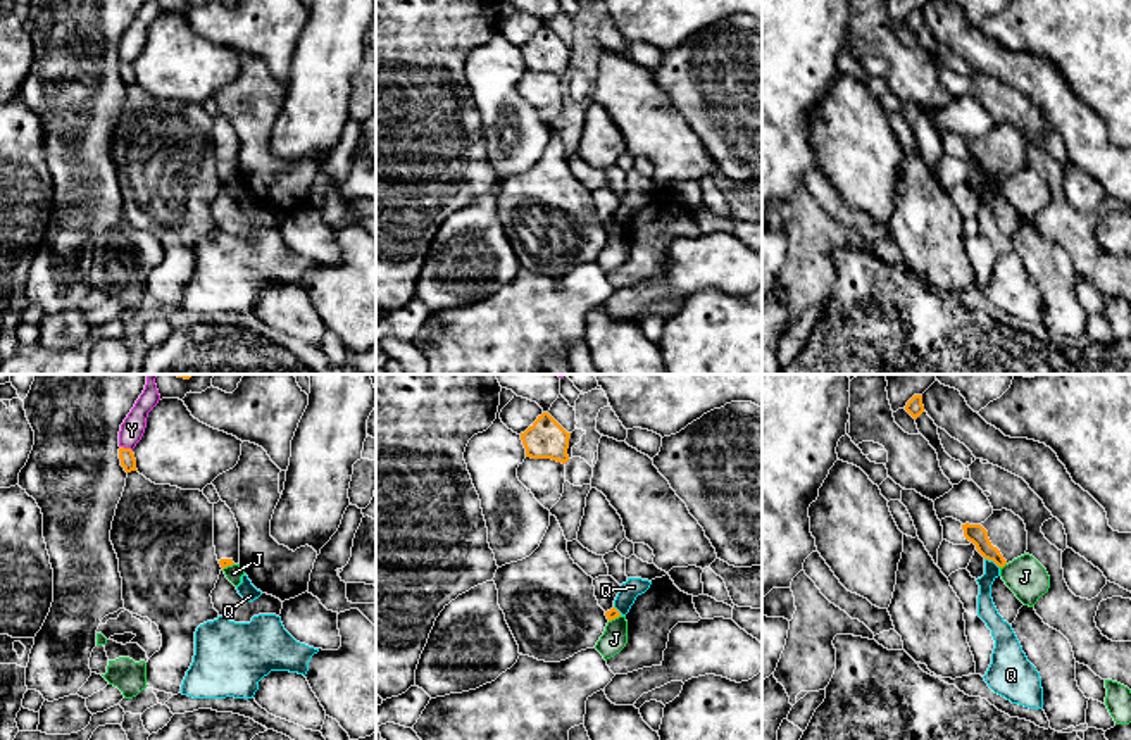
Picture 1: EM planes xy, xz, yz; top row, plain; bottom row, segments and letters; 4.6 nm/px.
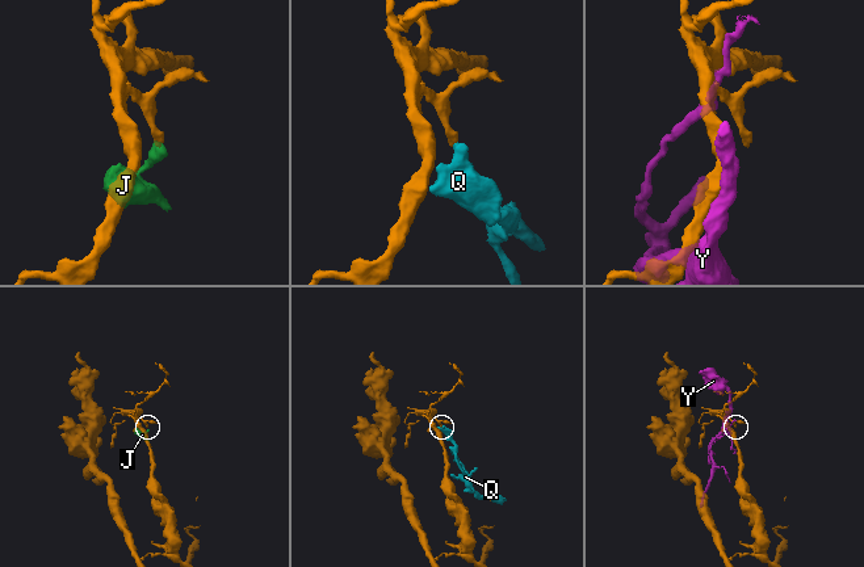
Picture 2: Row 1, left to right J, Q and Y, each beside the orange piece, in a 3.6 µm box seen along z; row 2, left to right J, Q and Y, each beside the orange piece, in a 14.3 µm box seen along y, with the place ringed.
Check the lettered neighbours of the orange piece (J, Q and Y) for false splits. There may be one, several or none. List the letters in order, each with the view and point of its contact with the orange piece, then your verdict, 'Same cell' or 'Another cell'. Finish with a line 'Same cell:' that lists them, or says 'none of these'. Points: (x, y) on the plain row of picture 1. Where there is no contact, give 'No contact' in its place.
J: Touches orange at yz (1002, 180). Another cell
Q: Touches orange at yz (992, 173). Another cell
Y: Touches orange at xy (126, 62). Another cell
Same cell: none of these

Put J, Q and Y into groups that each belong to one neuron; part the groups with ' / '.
J / Q / Y

